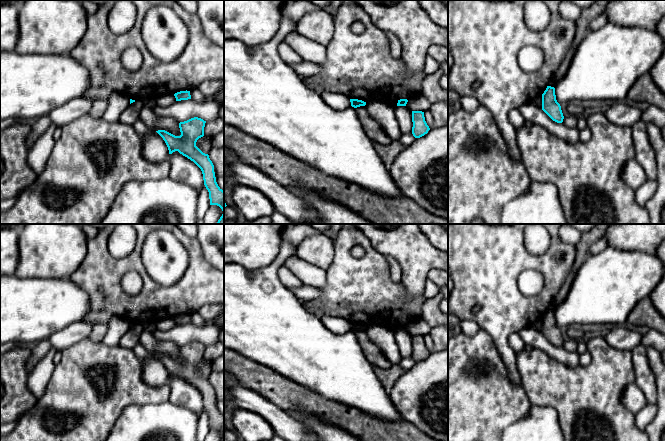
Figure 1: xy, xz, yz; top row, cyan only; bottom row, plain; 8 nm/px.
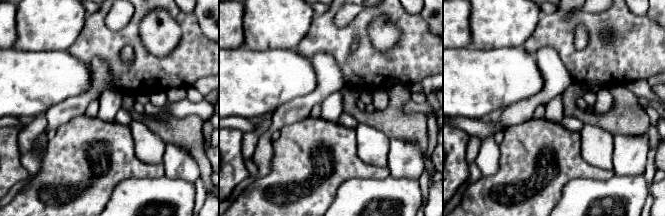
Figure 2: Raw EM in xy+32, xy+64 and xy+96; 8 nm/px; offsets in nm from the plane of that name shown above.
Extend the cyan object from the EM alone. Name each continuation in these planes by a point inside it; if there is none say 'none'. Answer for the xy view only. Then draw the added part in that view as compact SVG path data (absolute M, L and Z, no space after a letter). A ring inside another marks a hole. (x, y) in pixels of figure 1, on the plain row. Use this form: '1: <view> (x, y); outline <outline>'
none

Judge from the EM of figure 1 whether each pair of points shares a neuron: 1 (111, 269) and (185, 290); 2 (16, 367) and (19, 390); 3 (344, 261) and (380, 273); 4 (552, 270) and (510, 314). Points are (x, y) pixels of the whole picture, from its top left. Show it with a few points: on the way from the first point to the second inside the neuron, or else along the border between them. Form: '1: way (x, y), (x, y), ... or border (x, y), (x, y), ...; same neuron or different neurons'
1: way (130, 266), (136, 266), (158, 291), (166, 291); same neuron
2: way (16, 373), (16, 384); same neuron
3: way (353, 270), (356, 273), (371, 273); same neuron
4: way (551, 285), (550, 289), (529, 310), (525, 311); same neuron

